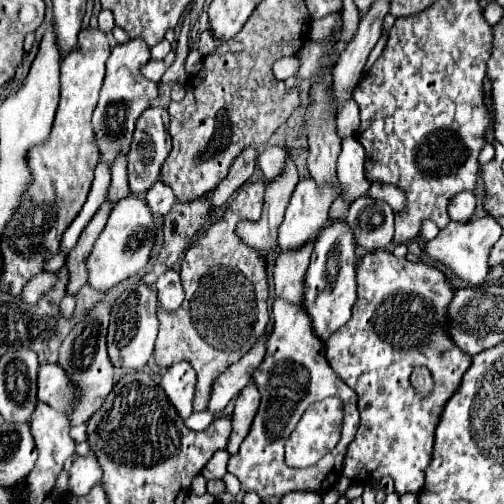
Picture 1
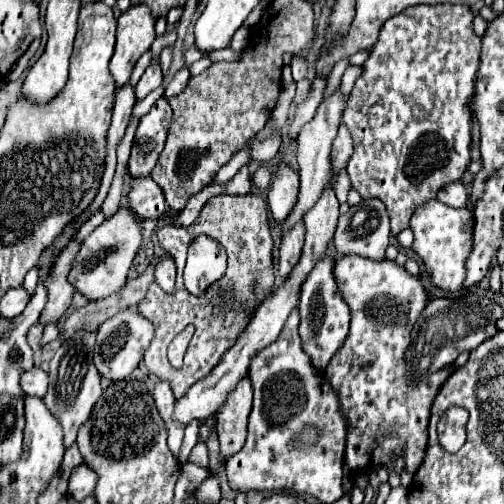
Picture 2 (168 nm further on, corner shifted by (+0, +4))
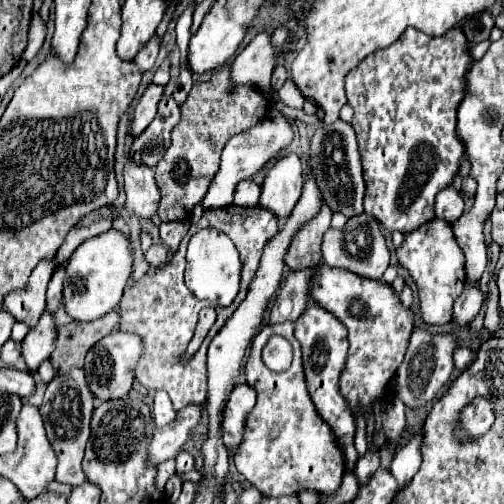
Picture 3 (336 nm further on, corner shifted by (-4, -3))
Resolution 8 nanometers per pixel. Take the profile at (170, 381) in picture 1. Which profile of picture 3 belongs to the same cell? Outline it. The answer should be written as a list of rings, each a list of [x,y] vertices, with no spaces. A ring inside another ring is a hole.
[[[158,390],[156,396],[154,396],[154,420],[158,426],[164,426],[164,424],[170,424],[174,418],[176,418],[176,410],[168,398],[168,394],[164,390]]]

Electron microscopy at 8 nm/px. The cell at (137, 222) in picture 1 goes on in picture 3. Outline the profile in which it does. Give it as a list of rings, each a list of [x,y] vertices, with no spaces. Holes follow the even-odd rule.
[[[108,230],[80,244],[68,260],[64,278],[64,306],[74,320],[96,320],[112,312],[132,274],[132,246],[120,230]]]

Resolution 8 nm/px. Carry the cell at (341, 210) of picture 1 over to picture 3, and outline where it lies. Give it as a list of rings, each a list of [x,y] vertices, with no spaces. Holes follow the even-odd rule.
[[[323,205],[320,216],[316,216],[316,220],[312,220],[308,228],[302,228],[300,236],[292,240],[292,248],[288,248],[288,258],[284,260],[290,270],[308,268],[308,264],[318,264],[322,260],[320,244],[324,232],[330,228],[330,218],[332,218],[332,210],[327,205]]]

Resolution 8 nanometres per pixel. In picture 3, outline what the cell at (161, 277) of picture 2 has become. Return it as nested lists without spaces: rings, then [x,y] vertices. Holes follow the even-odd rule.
[[[154,244],[146,254],[144,258],[148,260],[148,264],[152,264],[154,268],[162,268],[166,262],[168,262],[168,248],[164,244]]]

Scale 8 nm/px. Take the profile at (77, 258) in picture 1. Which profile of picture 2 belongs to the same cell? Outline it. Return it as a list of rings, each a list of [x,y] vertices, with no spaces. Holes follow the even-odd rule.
[[[72,241],[52,263],[52,273],[48,273],[48,281],[44,281],[44,285],[48,289],[48,301],[38,319],[38,323],[42,327],[46,327],[48,323],[54,323],[54,321],[60,321],[72,303],[74,287],[68,283],[66,277],[68,277],[68,269],[78,251],[80,251],[80,243]]]

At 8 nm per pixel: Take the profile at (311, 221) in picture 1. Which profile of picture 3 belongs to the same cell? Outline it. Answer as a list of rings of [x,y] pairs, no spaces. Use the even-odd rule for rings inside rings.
[[[296,154],[278,158],[278,162],[268,170],[262,192],[260,206],[268,208],[278,218],[288,218],[302,194],[302,164]]]

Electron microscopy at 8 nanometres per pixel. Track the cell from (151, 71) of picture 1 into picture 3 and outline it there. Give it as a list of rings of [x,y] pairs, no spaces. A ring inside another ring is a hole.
[[[150,84],[146,88],[146,92],[142,94],[140,102],[136,104],[134,110],[134,122],[132,122],[132,136],[138,136],[140,132],[144,132],[144,128],[150,124],[150,120],[156,116],[156,106],[160,102],[164,94],[164,86],[158,84]]]

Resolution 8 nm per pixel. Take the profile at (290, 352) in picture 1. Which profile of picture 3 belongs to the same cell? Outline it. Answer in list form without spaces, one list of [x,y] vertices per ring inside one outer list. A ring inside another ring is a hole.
[[[264,326],[252,340],[244,374],[246,382],[256,390],[258,400],[254,410],[248,414],[246,436],[234,460],[238,472],[244,474],[246,480],[256,486],[262,496],[278,498],[284,494],[300,494],[302,490],[314,490],[324,496],[334,496],[342,484],[346,468],[344,452],[342,448],[338,448],[332,428],[322,420],[306,390],[302,352],[298,340],[294,338],[294,326]],[[274,334],[284,336],[294,348],[292,366],[284,372],[272,372],[262,362],[264,344]]]

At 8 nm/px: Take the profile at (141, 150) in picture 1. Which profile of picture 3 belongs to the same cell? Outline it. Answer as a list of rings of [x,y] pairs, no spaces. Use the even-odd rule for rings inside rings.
[[[162,98],[158,104],[158,114],[150,122],[150,126],[134,140],[130,158],[136,164],[144,164],[154,168],[170,144],[170,132],[180,120],[180,106],[174,98]]]

